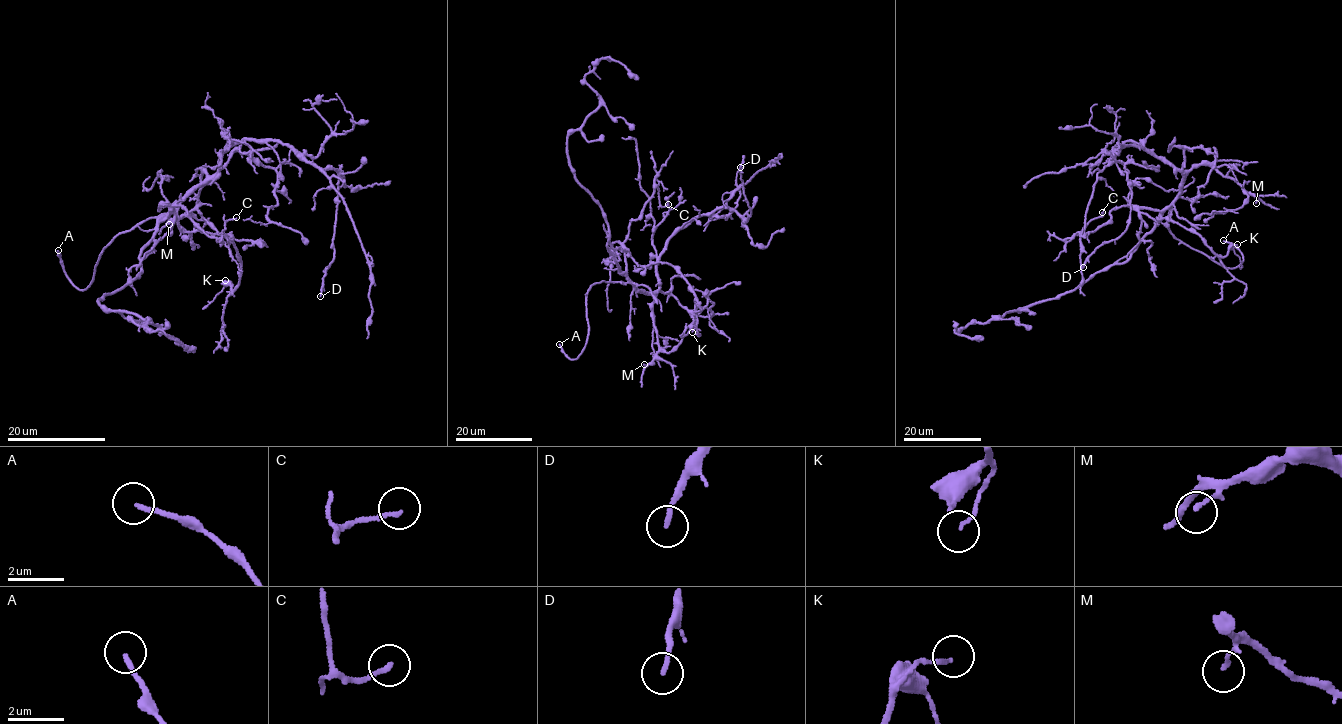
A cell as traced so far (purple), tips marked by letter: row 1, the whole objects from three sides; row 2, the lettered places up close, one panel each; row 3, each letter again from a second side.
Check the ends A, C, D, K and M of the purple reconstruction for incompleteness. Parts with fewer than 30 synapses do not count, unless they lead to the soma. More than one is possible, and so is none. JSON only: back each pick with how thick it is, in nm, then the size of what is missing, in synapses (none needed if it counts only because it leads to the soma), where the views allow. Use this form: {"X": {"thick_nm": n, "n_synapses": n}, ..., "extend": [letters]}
{"A": {"thick_nm": 160}, "extend": ["A"]}

